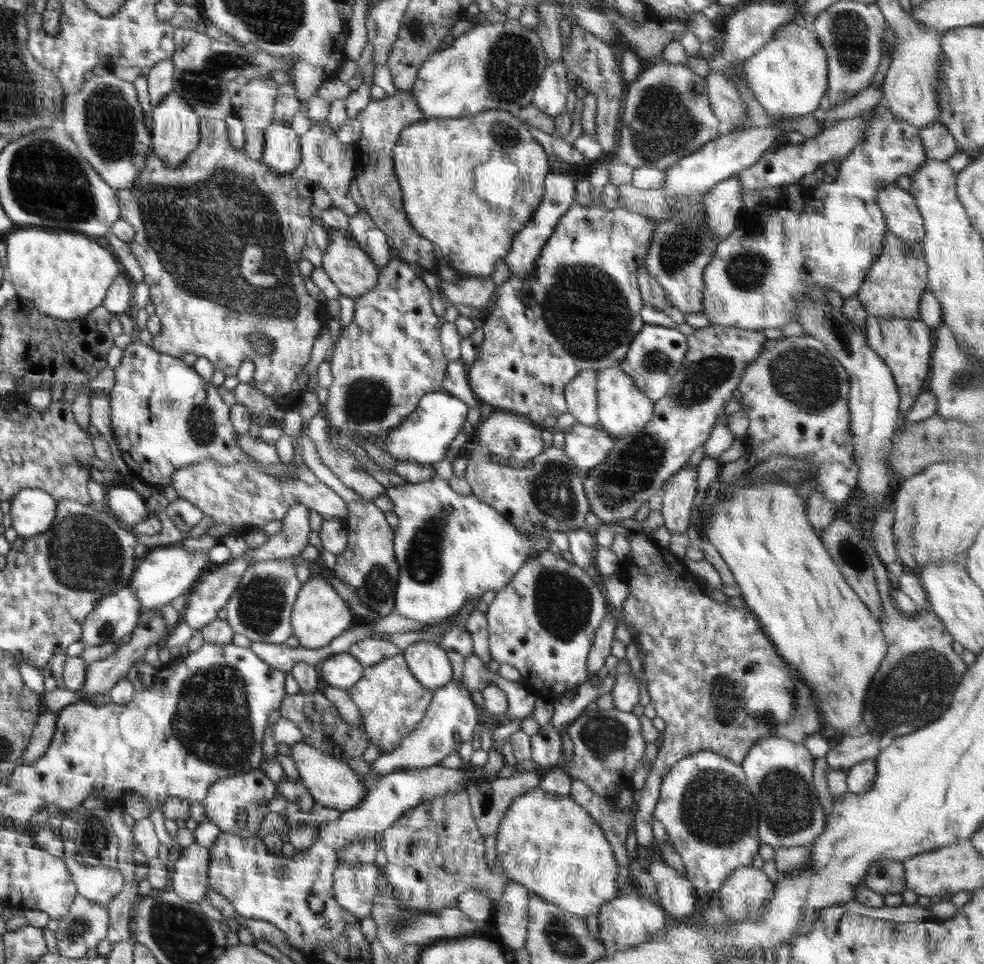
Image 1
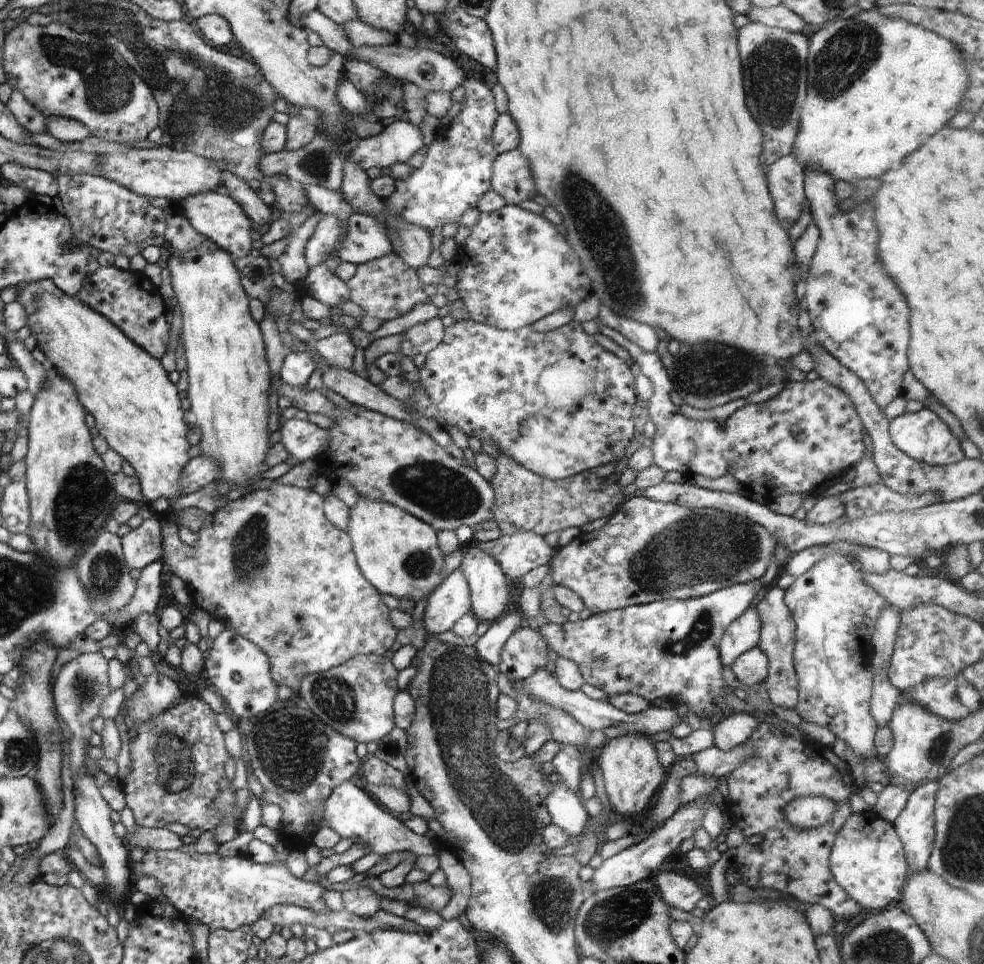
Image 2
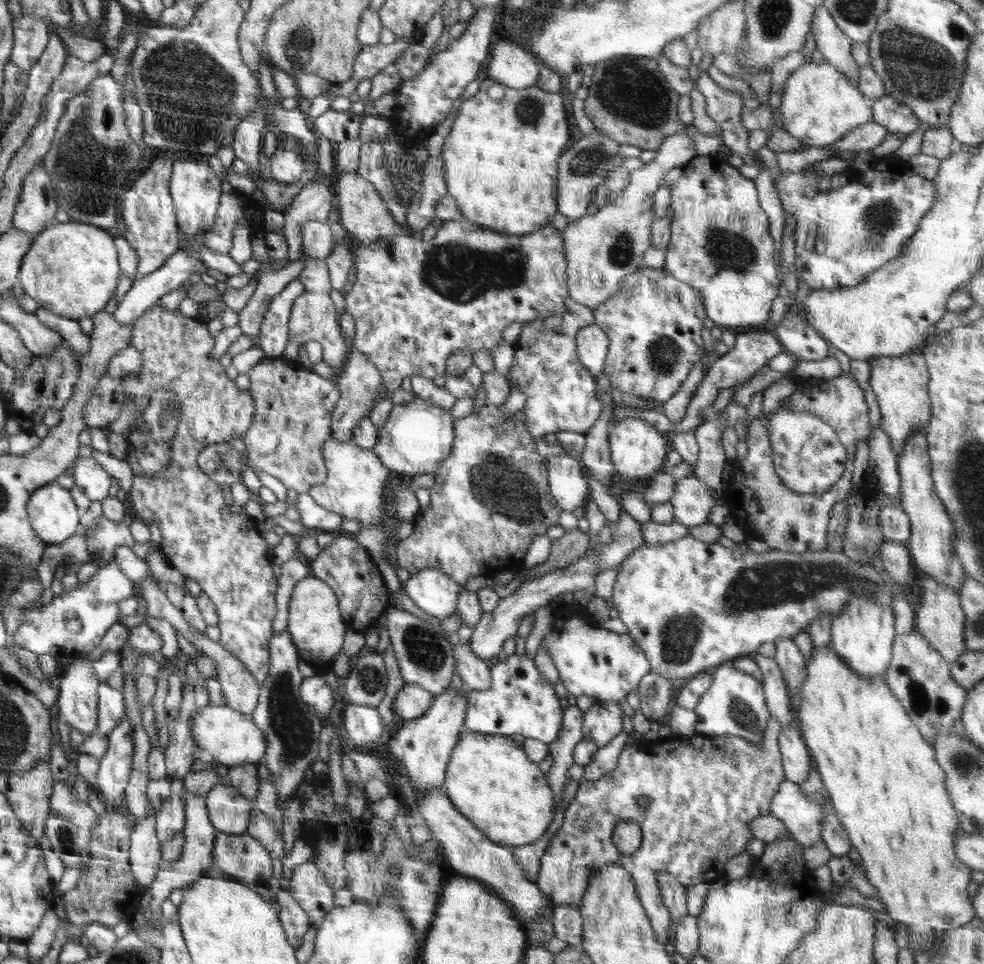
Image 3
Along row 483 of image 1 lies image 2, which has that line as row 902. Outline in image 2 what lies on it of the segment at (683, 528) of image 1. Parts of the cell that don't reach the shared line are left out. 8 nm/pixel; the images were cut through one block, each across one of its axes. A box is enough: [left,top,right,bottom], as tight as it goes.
[653,866,705,912]

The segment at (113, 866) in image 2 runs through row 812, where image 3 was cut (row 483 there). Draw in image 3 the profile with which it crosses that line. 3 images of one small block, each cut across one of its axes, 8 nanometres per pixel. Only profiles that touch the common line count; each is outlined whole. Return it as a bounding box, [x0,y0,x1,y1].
[72,457,113,501]

